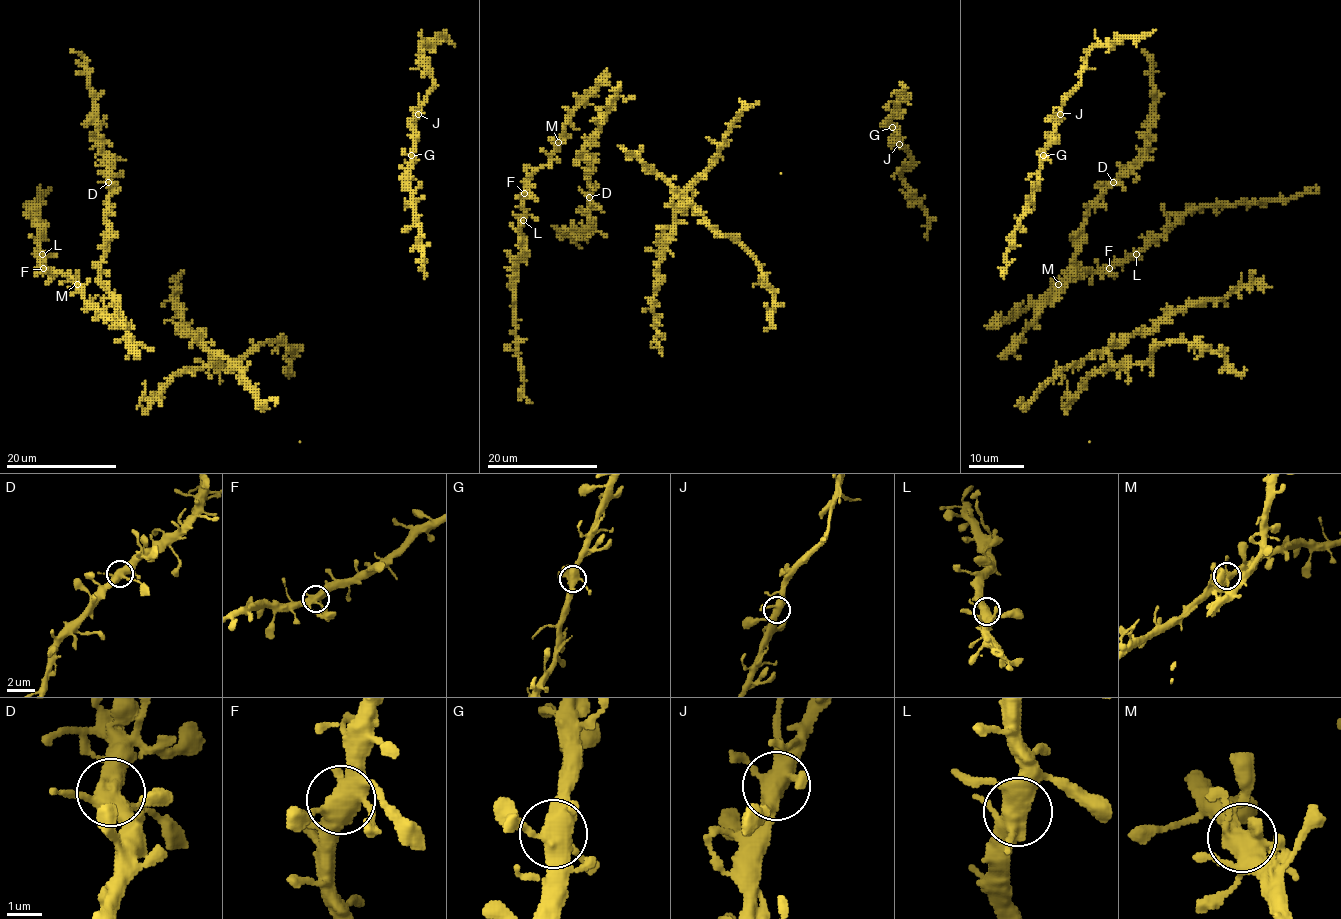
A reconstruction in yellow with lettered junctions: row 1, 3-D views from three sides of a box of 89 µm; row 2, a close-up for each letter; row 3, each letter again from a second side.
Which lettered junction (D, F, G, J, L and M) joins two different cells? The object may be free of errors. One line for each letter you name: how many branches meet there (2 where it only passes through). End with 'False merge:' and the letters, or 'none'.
False merge: none

